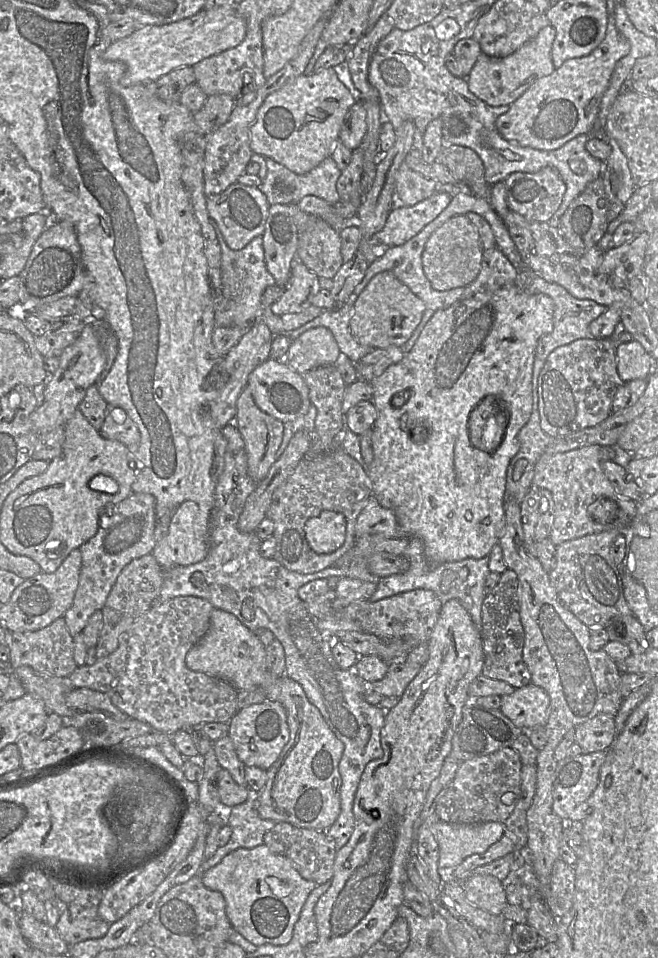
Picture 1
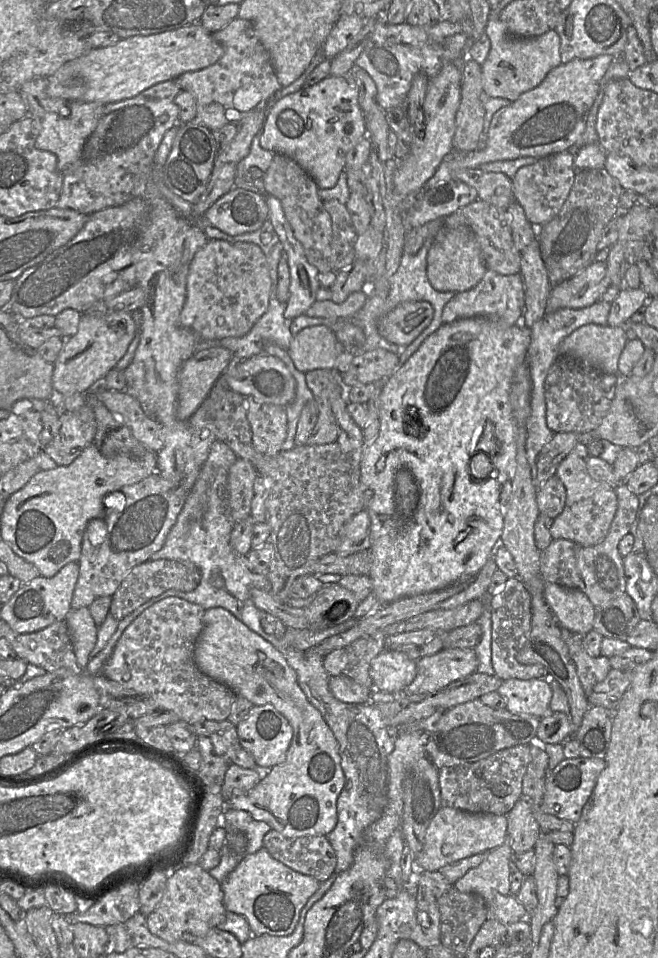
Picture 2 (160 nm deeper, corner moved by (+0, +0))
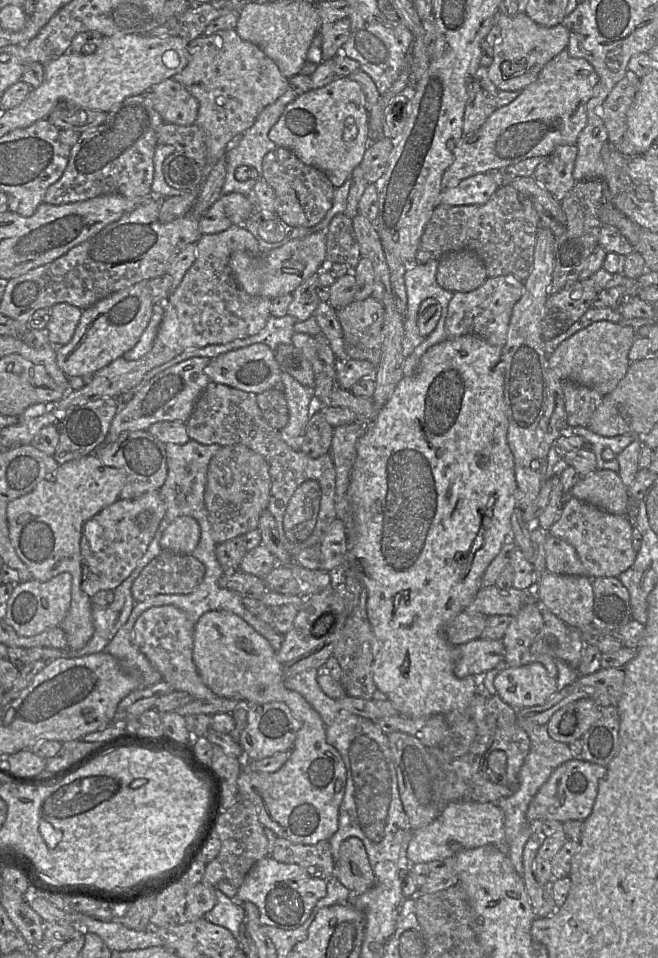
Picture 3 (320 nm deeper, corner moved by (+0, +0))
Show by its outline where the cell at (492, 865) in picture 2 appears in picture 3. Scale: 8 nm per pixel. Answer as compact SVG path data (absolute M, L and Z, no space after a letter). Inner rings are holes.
M572 759L572 760L564 762L563 764L558 766L552 772L552 774L550 775L548 780L540 787L540 789L538 790L538 792L536 793L536 795L534 796L532 801L530 802L530 804L528 806L528 809L526 811L526 814L525 814L526 821L529 824L532 824L532 825L539 825L539 831L540 831L540 823L543 820L557 820L557 821L559 821L561 823L564 823L564 822L569 821L569 820L579 820L579 821L586 820L590 816L590 814L592 813L592 809L593 809L593 806L594 806L594 803L595 803L595 799L596 799L596 796L597 796L597 793L598 793L599 781L606 774L607 774L607 768L606 767L598 765L598 764L595 764L595 763L591 763L591 762L588 762L588 761L584 761L582 759Z

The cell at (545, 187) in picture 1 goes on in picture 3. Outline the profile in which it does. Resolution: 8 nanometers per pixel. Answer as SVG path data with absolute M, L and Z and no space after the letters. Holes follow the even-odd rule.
M576 144L560 145L536 167L533 178L561 202L575 185Z

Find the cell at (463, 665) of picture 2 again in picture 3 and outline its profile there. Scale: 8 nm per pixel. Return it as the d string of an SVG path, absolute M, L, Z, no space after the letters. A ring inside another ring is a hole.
M479 638L457 646L454 674L458 678L477 676L504 662L505 647L500 640Z

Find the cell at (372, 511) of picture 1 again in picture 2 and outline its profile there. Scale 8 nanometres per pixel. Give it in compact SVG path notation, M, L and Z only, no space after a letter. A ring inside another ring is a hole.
M366 510L354 515L343 528L340 545L334 553L348 556L370 547L370 517Z

